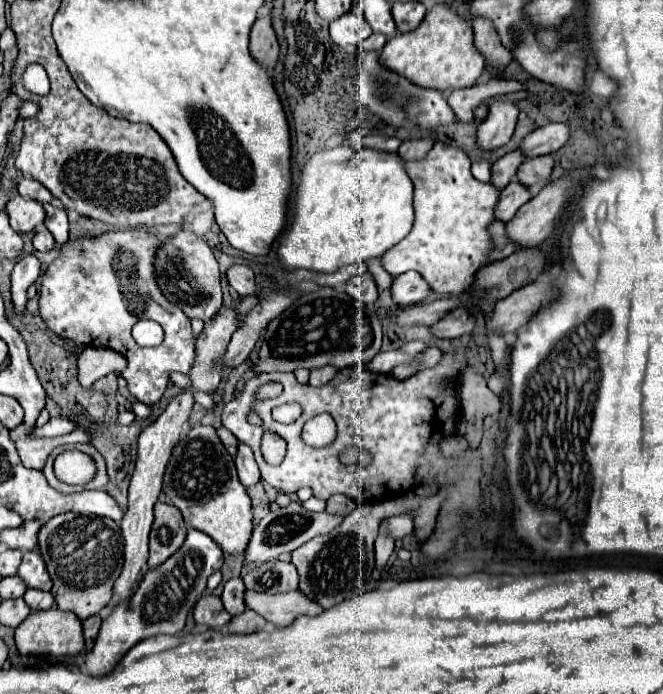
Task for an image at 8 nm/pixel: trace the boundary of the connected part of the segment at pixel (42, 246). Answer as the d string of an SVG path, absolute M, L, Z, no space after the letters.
M42 228L42 230L38 230L36 234L34 234L34 248L38 250L38 252L48 252L48 250L52 250L54 248L54 238L52 238L52 234L46 230L46 228Z

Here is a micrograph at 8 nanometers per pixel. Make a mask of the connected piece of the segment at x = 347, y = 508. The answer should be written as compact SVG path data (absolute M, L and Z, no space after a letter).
M337 494L327 501L326 512L330 514L348 515L352 511L352 500L348 497Z

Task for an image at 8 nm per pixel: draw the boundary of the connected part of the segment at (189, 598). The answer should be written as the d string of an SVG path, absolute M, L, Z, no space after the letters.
M190 528L180 550L176 550L160 566L150 568L142 578L138 590L128 600L116 604L110 610L110 614L102 620L96 644L86 656L88 672L92 676L104 676L138 642L158 634L178 634L186 624L188 612L202 596L208 576L220 570L222 564L224 564L224 552L218 548L218 544L208 534Z

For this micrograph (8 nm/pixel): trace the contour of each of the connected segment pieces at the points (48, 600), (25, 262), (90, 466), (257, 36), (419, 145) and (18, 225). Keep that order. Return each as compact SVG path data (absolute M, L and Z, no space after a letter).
M28 588L26 594L24 594L24 600L26 604L32 608L32 610L48 610L54 606L54 598L50 592L40 592L36 588Z
M26 254L16 262L12 270L12 286L10 286L12 306L16 314L22 314L26 310L26 302L28 302L26 290L30 284L36 282L38 276L40 276L40 262L36 260L34 254Z
M67 450L56 457L54 472L66 484L86 484L94 476L94 462L80 451Z
M268 14L258 18L254 22L254 26L252 26L252 32L250 32L250 54L262 68L274 70L278 54L280 54L280 46L278 46L278 40L276 40L276 34L272 30Z
M422 138L422 140L404 140L398 148L398 154L404 160L420 160L424 158L424 154L432 148L432 140L430 138Z
M18 194L10 198L10 202L6 204L4 212L10 218L10 226L18 232L18 234L26 234L26 232L34 232L42 226L44 222L44 208L38 202L32 202L28 198L20 198Z

